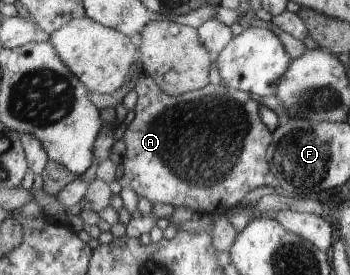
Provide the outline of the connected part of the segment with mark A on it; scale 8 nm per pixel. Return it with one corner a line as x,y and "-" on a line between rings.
141,72
133,87
138,101
133,108
135,117
127,125
123,138
126,155
123,157
123,176
118,179
123,187
133,189
142,198
146,197
153,205
186,207
198,214
225,214
256,187
279,185
267,161
267,150
272,141
272,131
260,120
258,101
249,93
209,83
202,89
181,96
164,93
154,80

